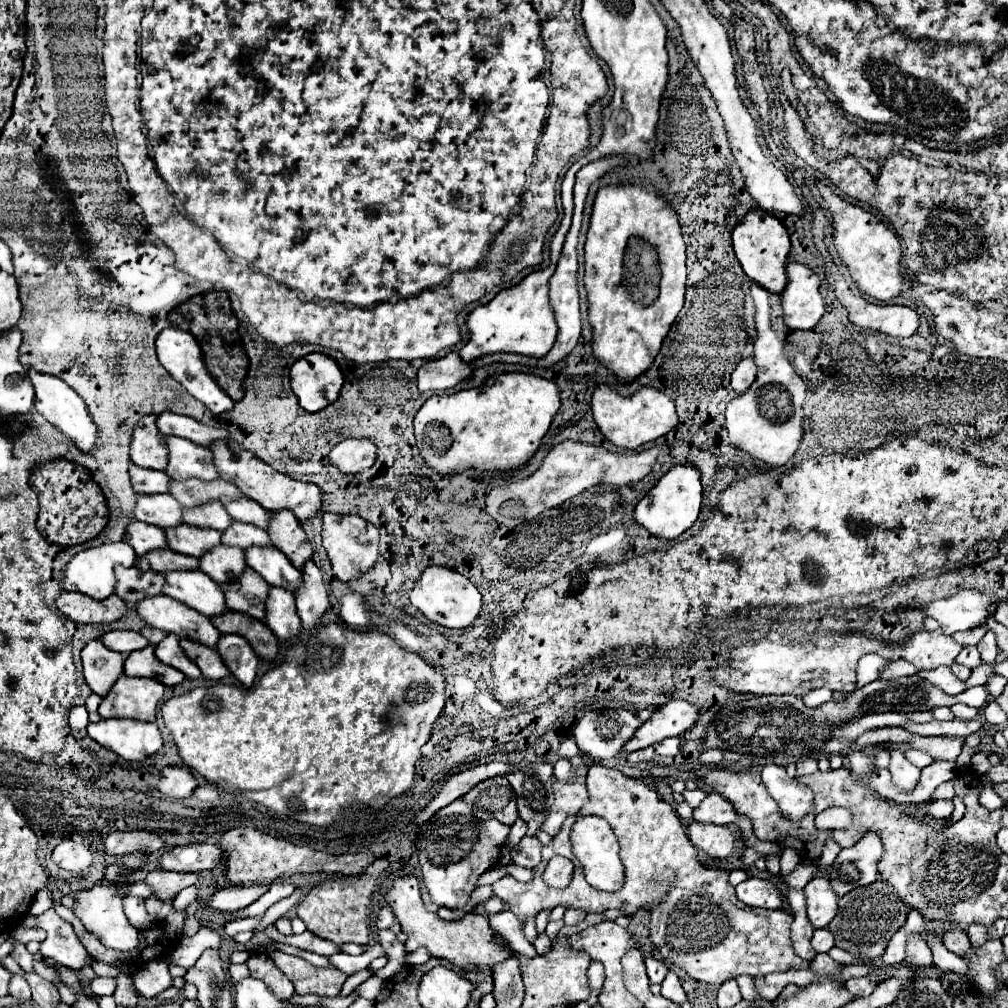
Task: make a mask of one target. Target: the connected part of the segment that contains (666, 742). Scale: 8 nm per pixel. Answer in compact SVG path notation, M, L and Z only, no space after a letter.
M680 736L666 738L656 744L656 753L658 755L676 755L682 748L682 739Z

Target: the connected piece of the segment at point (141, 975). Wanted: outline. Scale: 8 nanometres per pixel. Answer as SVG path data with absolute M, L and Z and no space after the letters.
M152 961L144 963L136 973L134 973L134 986L138 994L144 998L154 998L159 993L172 987L172 977L168 973L168 963L166 961Z

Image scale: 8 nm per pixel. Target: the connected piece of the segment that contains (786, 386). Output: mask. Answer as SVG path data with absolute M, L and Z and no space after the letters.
M754 283L750 291L756 305L758 339L754 343L754 361L758 365L758 375L744 395L728 403L726 429L730 433L730 441L738 449L744 449L752 457L770 465L784 465L802 441L802 403L806 399L806 383L788 363L780 339L770 329L770 293L758 283Z

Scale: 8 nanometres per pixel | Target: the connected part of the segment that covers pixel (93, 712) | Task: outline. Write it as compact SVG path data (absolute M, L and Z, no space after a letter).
M92 693L92 695L86 699L86 709L88 709L88 713L90 713L90 721L92 721L92 723L96 723L96 721L102 719L102 717L98 715L98 705L100 705L100 701L102 701L102 697L98 697L96 693Z

